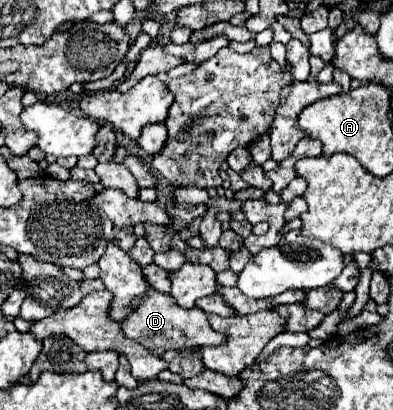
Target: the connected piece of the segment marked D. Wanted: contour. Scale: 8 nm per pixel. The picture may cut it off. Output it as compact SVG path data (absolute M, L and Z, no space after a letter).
M152 290L140 302L140 306L136 306L136 310L126 320L122 320L122 326L128 338L144 344L144 348L148 348L156 356L162 356L166 350L184 350L190 346L220 346L228 340L224 338L224 334L212 330L206 312L202 312L200 308L186 310L182 306L176 306L170 294L156 290Z

